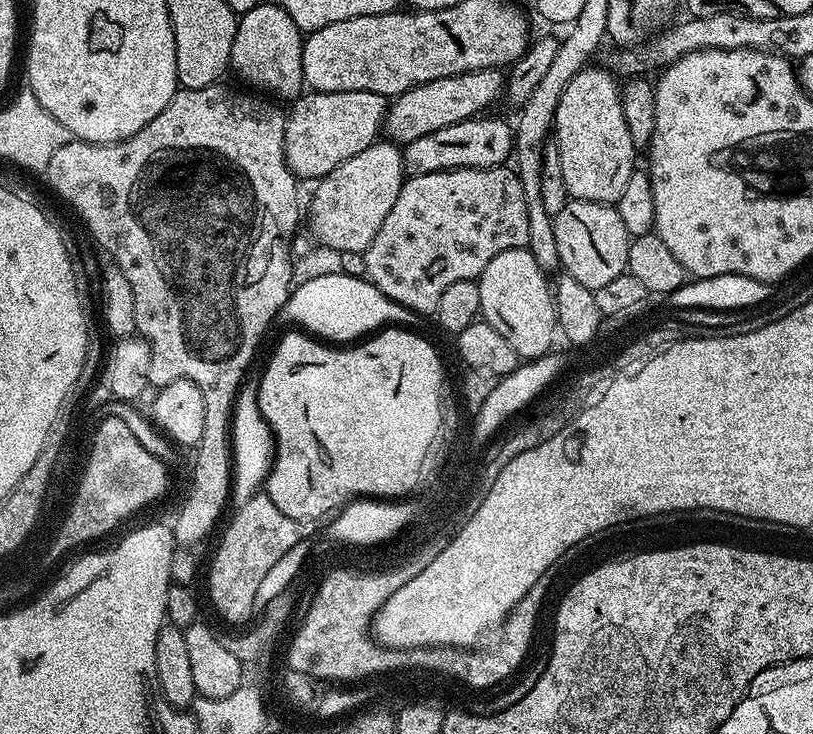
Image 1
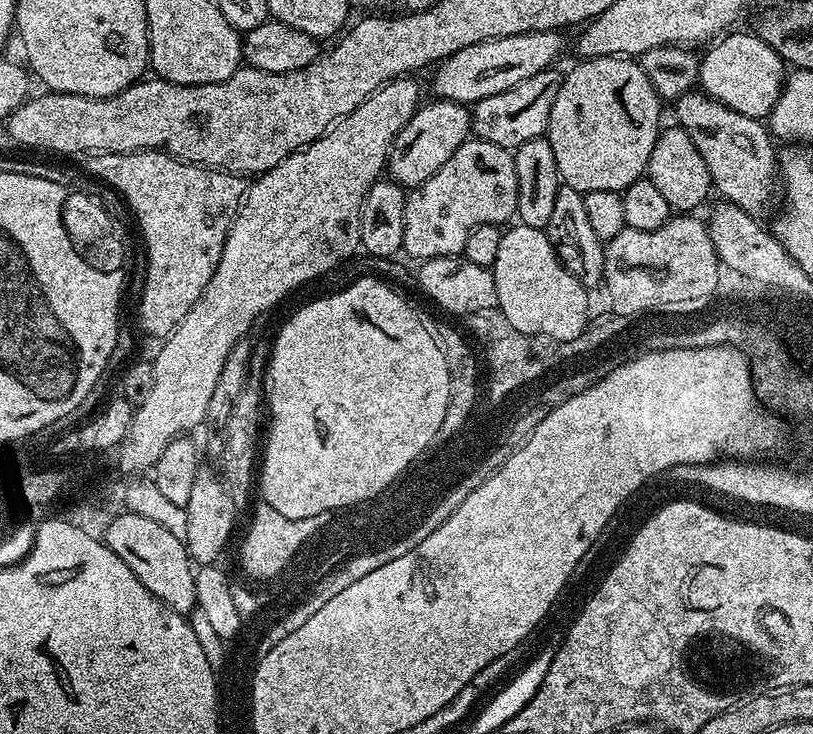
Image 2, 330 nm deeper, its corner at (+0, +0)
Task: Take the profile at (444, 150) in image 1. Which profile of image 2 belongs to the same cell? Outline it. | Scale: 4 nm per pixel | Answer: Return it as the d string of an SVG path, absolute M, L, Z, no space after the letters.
M555 67L548 68L545 72L534 74L534 78L518 82L518 86L510 90L502 90L502 94L490 94L471 105L472 132L475 139L494 142L503 148L515 150L522 146L522 142L544 136L548 131L550 110L554 110L554 98L558 98L558 90L564 81L564 76L556 71Z

